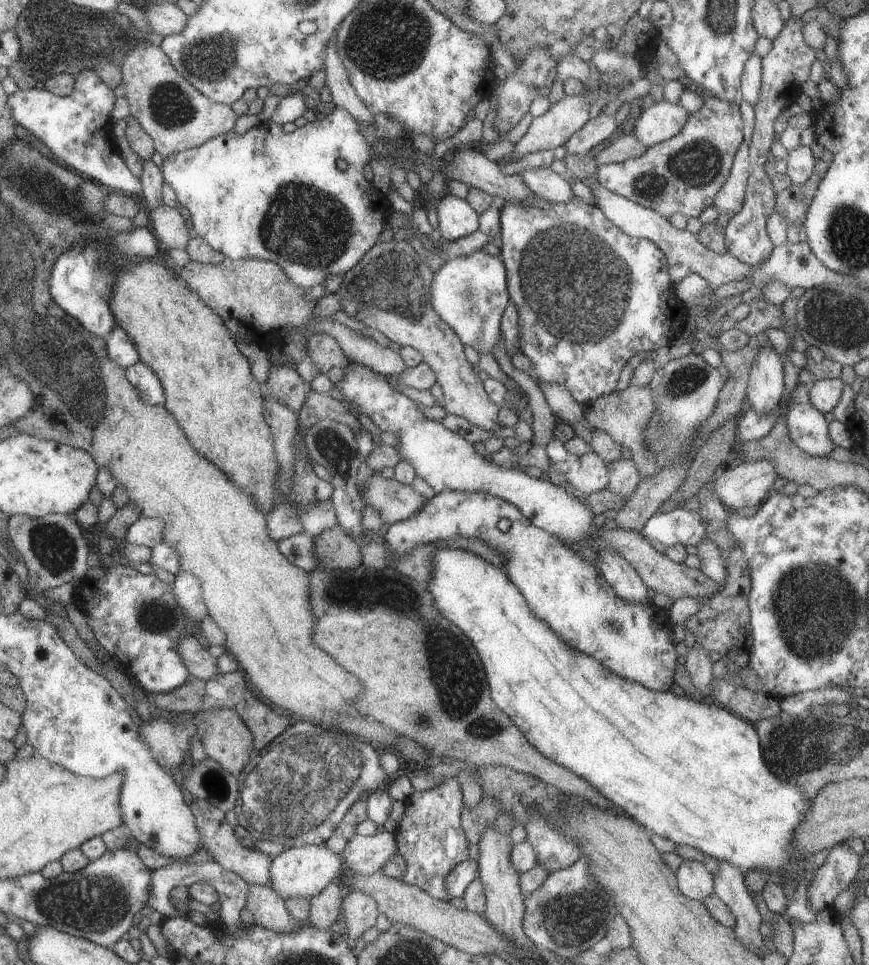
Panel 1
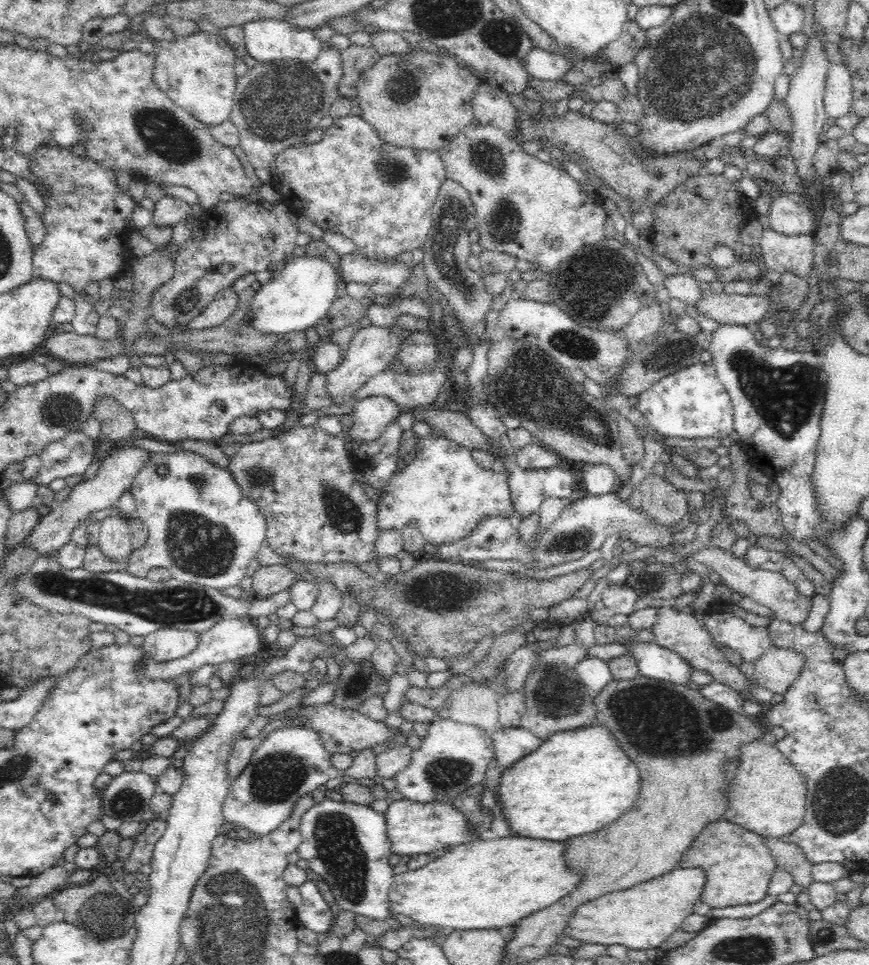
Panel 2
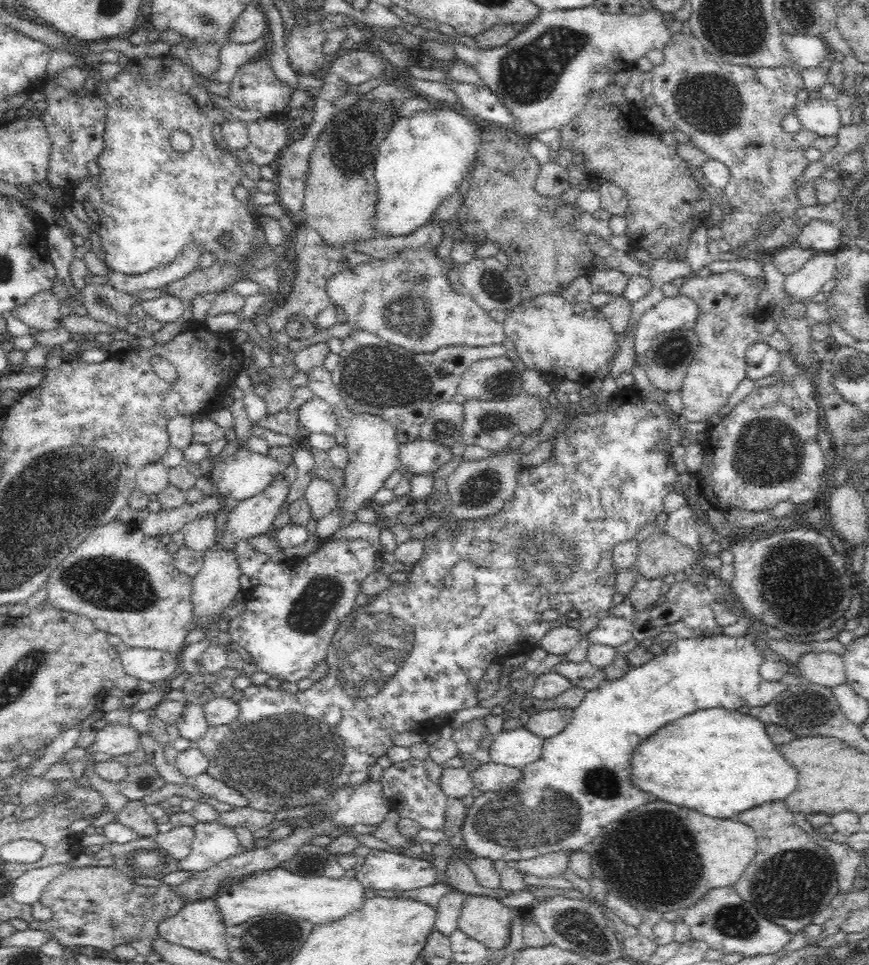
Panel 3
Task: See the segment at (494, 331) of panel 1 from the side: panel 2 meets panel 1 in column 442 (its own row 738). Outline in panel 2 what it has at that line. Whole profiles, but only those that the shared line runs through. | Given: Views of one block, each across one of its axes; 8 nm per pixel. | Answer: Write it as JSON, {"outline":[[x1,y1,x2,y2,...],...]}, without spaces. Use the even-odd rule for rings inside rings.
{"outline":[[300,725,276,727,267,737,258,741,250,763,236,779,231,780,230,792,224,802,224,821,240,829,249,830,255,836,264,836,274,832,292,818,294,808,302,796,308,795,320,786,326,785,328,780,341,775,341,772,332,765,332,756,324,749,324,743,315,730]]}

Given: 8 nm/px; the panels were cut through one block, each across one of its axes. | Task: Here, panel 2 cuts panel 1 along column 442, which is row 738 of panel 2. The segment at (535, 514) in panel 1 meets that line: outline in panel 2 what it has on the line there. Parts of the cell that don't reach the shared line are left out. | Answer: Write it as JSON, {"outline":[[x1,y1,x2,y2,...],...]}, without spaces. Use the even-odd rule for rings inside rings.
{"outline":[[403,700,399,709,402,712,403,720,429,724,428,736,422,740,420,748,412,752,410,766,394,776,396,789,403,794,404,799,412,800,416,803,444,801,444,803,451,804,460,792,485,780,486,770,491,761,495,759,493,741,489,738,489,734,486,731,478,726,470,726,470,724,458,724,458,722,449,719,445,713,436,717,431,708,414,704,410,701]]}

